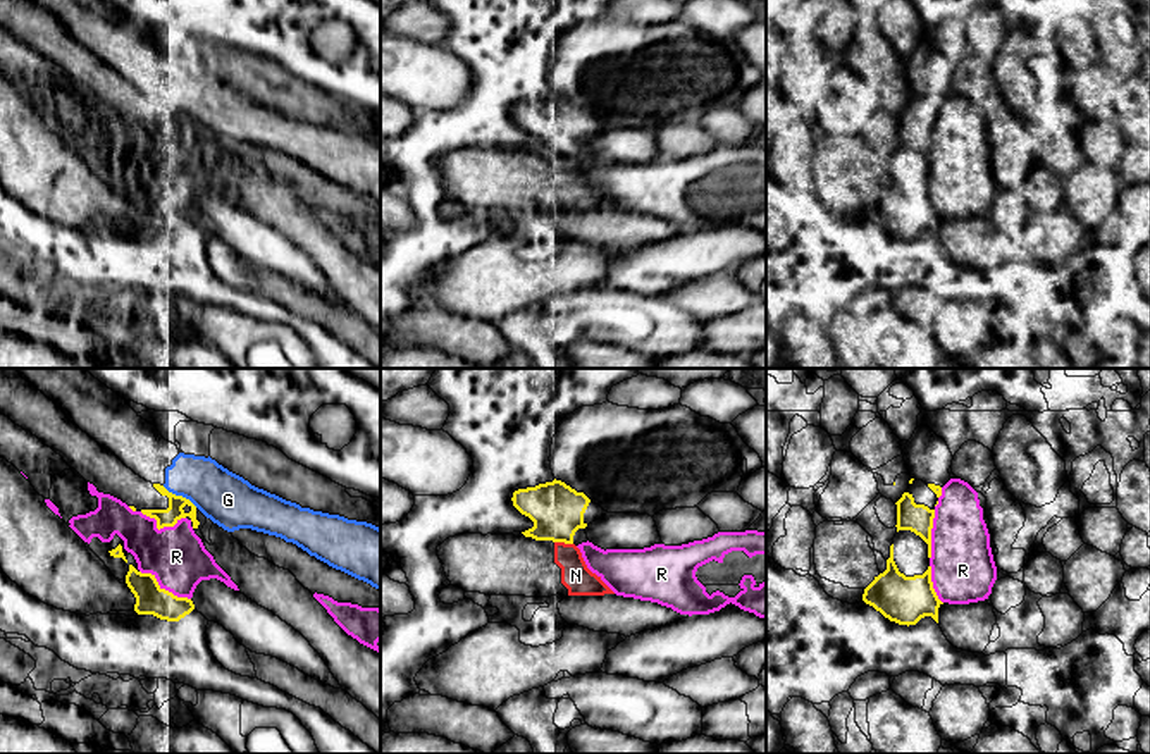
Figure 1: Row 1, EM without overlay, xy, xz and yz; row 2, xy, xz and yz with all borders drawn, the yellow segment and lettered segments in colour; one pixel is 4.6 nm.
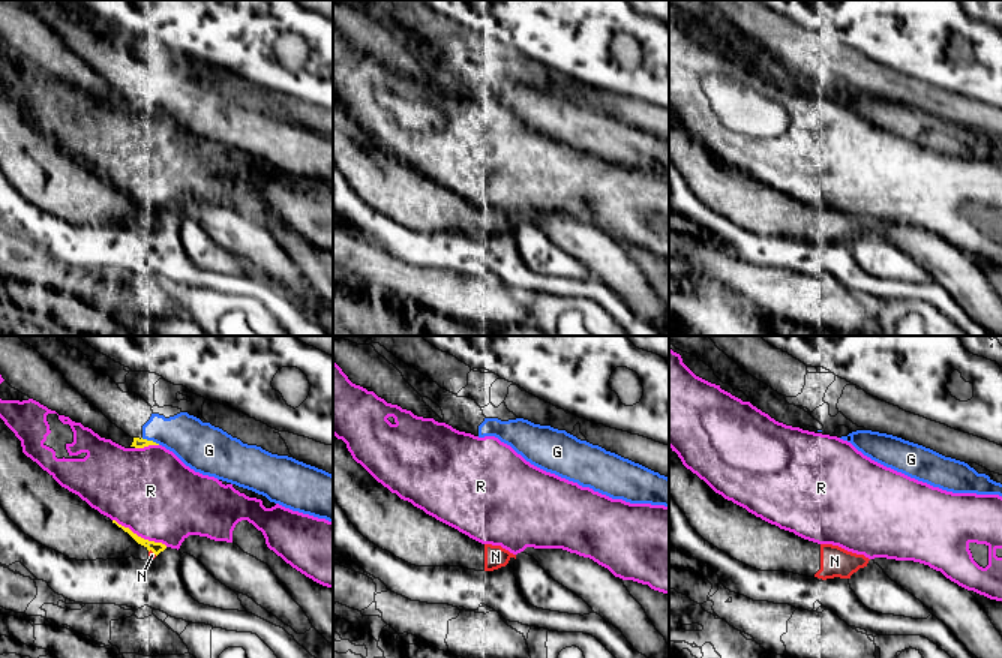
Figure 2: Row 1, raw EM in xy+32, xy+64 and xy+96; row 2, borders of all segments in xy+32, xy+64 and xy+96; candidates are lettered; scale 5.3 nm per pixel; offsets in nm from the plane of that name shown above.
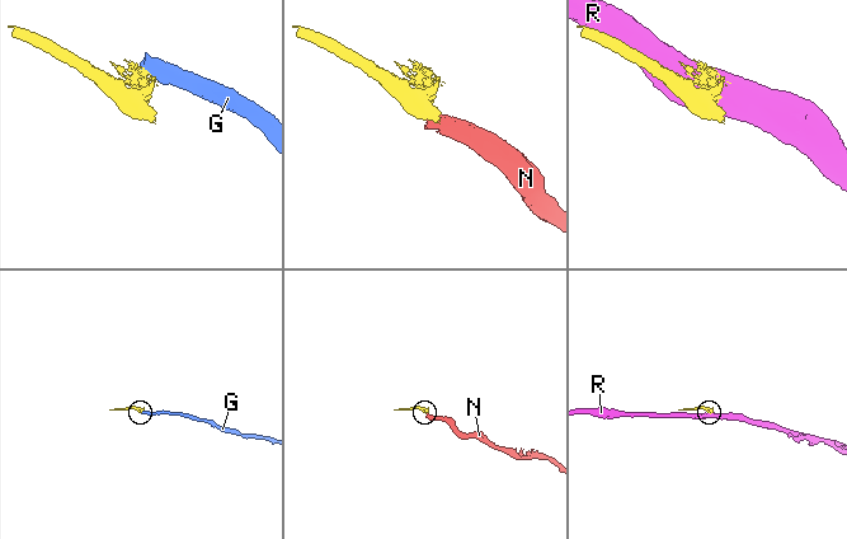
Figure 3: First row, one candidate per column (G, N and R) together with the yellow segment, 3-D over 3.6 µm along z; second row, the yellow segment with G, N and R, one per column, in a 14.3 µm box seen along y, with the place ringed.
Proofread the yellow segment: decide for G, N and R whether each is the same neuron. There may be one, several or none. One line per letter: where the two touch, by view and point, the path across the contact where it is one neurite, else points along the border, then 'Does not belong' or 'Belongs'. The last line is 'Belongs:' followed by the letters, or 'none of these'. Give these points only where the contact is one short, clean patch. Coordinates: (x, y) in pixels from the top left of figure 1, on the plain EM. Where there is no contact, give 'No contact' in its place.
G: Touches yellow at xy (179, 111). Does not belong
N: Touches yellow at xz (563, 155). Does not belong
R: Touches yellow at xy (164, 203). Does not belong
Belongs: none of these

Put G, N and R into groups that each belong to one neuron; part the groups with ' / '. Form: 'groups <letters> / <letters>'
groups G / N / R

